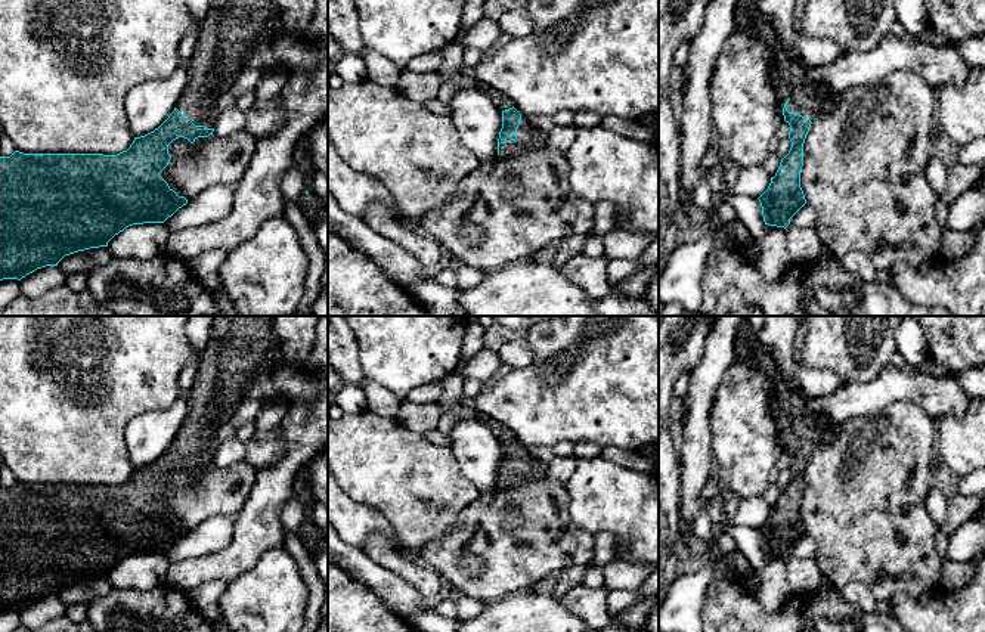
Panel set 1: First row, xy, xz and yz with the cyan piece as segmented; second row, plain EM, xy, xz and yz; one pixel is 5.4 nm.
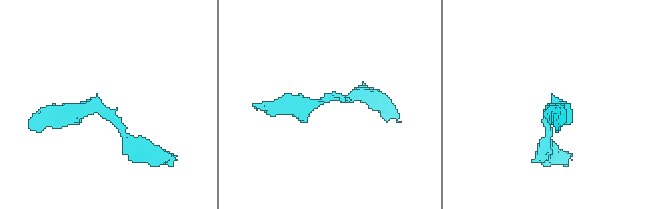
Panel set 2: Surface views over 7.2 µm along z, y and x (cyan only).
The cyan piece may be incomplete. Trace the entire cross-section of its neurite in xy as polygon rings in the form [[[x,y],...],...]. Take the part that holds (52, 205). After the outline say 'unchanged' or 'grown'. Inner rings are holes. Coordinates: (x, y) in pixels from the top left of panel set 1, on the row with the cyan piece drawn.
[[[210,0],[208,12],[205,19],[199,24],[198,30],[198,43],[195,52],[189,62],[185,65],[188,72],[186,87],[174,108],[174,111],[168,115],[168,118],[154,131],[134,137],[133,143],[127,151],[123,151],[117,155],[103,155],[103,154],[24,154],[15,151],[10,157],[0,157],[0,281],[3,279],[18,279],[21,281],[27,275],[35,272],[37,269],[46,266],[58,266],[58,263],[69,254],[108,247],[108,242],[123,232],[126,227],[133,224],[143,223],[164,223],[168,217],[171,217],[179,208],[188,204],[185,196],[179,196],[168,183],[159,176],[159,173],[168,165],[171,157],[168,154],[168,145],[179,139],[185,137],[191,143],[193,143],[198,137],[208,137],[214,131],[214,118],[211,117],[211,111],[217,103],[220,95],[230,89],[236,75],[242,71],[247,58],[251,55],[254,44],[258,40],[267,38],[270,35],[282,32],[282,19],[281,12],[275,3],[275,0]]]; grown

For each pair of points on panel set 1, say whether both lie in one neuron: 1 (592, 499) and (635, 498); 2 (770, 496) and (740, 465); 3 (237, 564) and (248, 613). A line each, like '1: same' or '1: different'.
1: same
2: different
3: different

